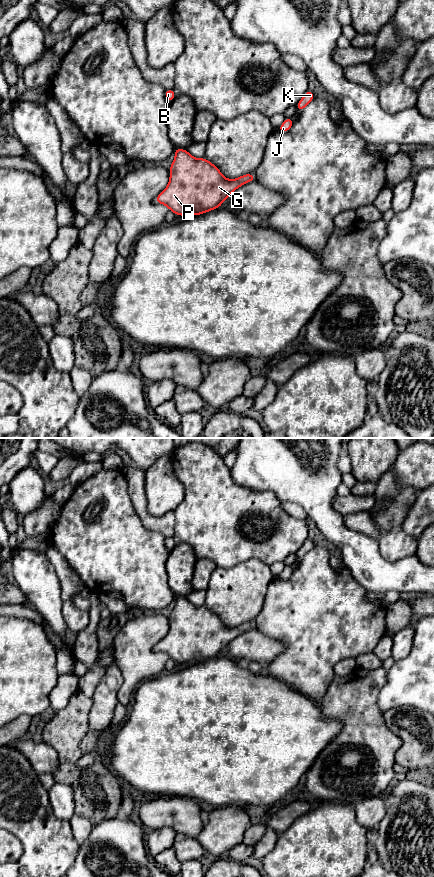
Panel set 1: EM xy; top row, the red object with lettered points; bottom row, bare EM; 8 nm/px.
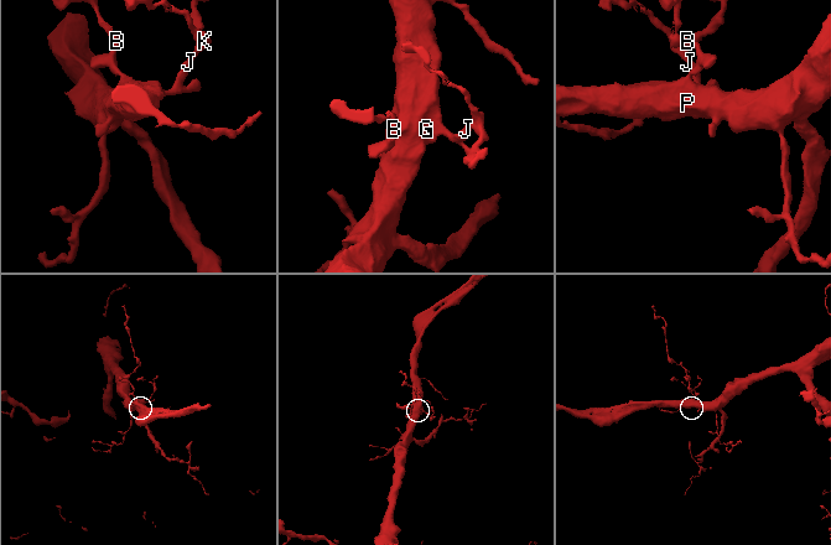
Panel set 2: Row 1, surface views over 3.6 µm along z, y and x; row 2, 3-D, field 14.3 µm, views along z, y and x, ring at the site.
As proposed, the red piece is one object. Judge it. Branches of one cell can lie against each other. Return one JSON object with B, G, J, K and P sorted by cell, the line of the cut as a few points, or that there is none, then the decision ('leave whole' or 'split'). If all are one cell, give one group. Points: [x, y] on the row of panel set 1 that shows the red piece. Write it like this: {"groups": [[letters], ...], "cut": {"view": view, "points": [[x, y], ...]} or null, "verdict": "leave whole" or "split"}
{"groups": [["B", "G", "J", "K", "P"]], "cut": null, "verdict": "leave whole"}

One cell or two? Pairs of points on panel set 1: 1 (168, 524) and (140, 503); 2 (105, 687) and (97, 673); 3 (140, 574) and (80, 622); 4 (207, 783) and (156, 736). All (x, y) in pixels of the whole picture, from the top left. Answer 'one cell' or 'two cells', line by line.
1: one cell
2: two cells
3: two cells
4: one cell

